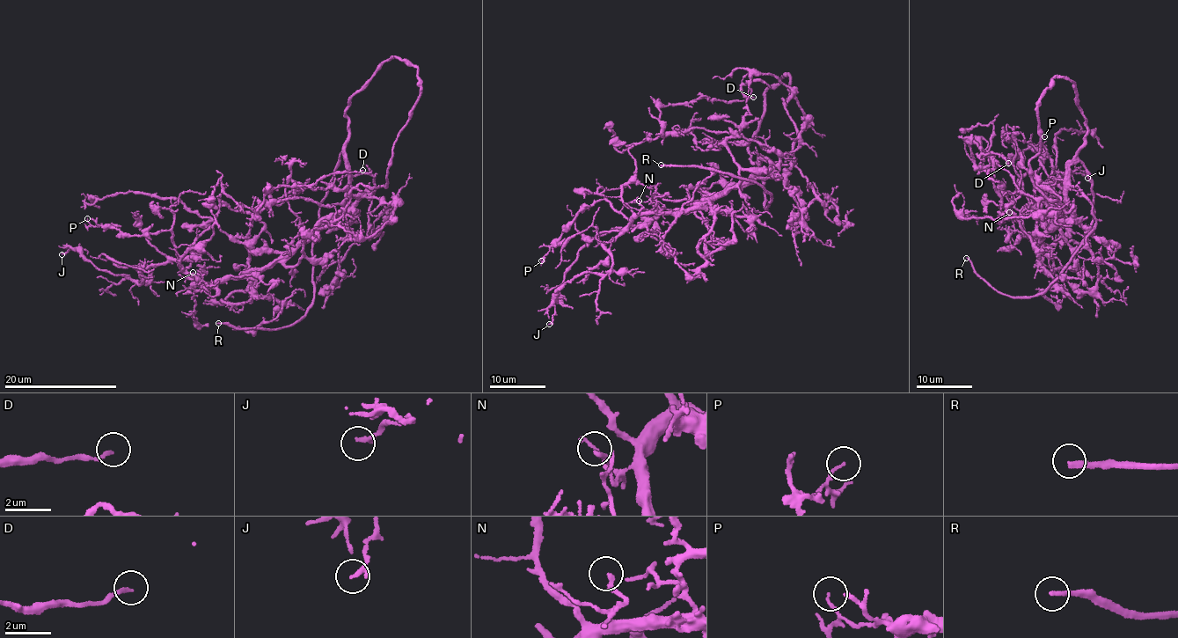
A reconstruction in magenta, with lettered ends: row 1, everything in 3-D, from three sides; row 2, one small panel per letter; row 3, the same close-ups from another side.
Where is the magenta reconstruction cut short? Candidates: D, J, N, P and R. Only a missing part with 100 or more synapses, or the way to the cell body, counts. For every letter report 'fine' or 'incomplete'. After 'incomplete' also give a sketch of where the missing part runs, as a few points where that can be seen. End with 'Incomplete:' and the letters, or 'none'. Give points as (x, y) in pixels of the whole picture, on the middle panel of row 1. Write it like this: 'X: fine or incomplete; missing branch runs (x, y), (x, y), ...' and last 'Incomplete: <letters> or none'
D: fine
J: fine
N: fine
P: fine
R: incomplete; missing branch runs (661, 164), (631, 170), (591, 164), (520, 109)
Incomplete: R

